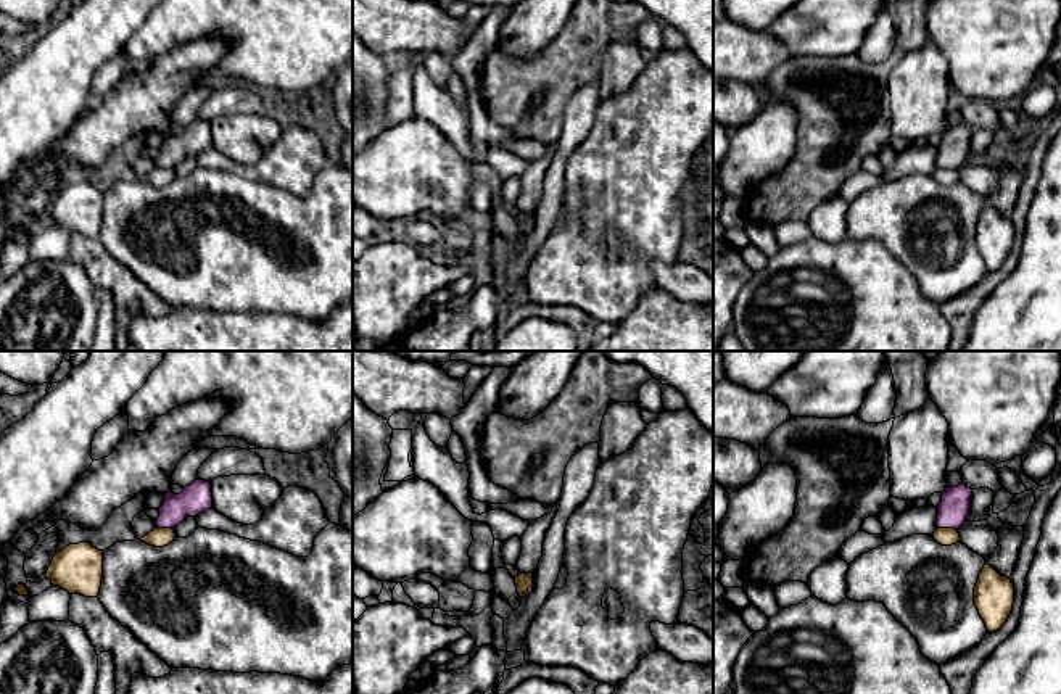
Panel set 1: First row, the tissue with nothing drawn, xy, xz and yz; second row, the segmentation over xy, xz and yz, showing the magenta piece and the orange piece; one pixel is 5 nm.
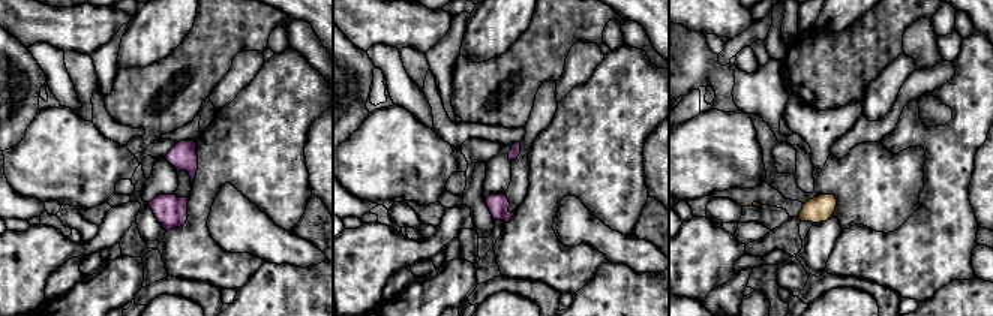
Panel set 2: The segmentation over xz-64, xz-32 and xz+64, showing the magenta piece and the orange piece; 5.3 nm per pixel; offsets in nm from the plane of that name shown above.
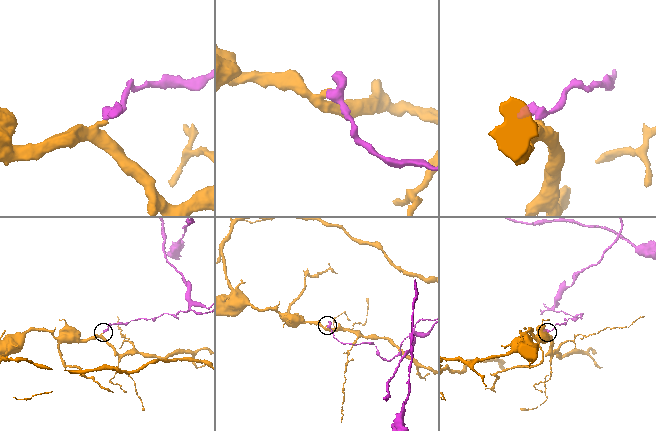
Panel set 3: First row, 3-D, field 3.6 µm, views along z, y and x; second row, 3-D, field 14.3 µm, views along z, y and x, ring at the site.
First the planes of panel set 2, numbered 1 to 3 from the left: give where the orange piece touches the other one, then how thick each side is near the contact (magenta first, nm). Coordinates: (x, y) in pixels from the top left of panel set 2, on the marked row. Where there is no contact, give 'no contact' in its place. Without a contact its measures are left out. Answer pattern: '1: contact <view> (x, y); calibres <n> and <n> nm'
1: no contact
2: no contact
3: no contact

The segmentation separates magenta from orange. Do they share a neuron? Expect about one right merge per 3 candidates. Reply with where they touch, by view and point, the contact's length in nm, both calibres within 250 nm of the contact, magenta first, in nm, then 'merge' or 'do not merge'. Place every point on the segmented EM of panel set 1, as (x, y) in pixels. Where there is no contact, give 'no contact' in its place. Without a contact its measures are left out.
meets magenta in yz at (947, 527); contact 110 nm long; 150 nm thick on the magenta side, 90 nm on the other; do not merge

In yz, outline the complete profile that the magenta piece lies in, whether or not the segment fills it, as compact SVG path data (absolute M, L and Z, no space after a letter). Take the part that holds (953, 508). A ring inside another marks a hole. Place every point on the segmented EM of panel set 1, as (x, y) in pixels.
M966 485L947 488L937 507L937 528L958 530L969 514L972 490Z

